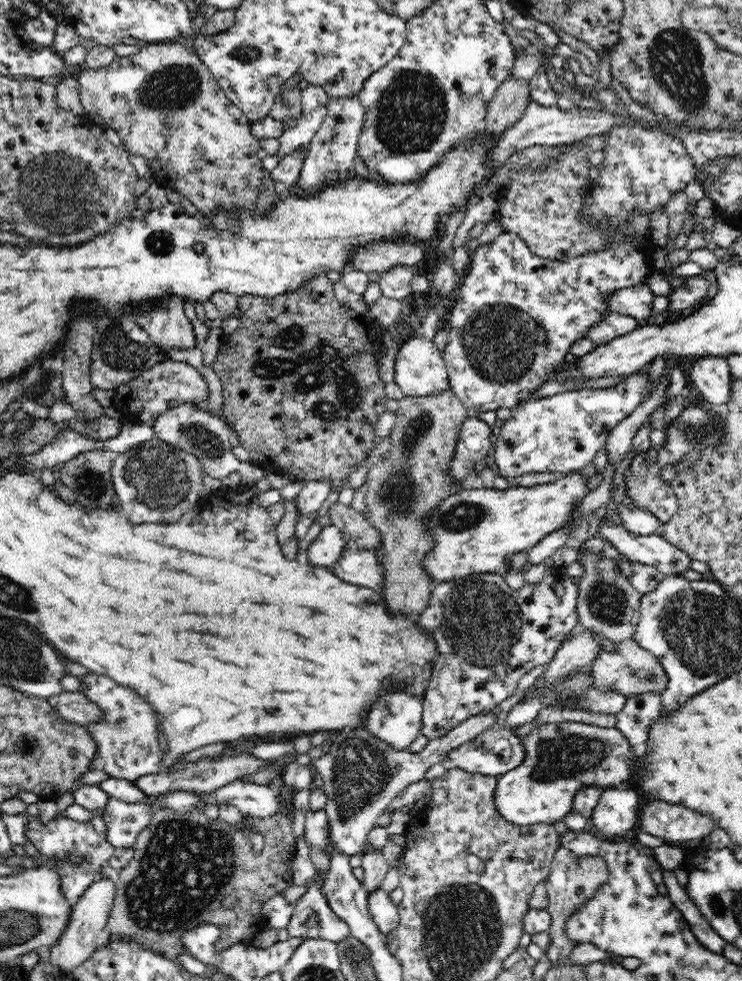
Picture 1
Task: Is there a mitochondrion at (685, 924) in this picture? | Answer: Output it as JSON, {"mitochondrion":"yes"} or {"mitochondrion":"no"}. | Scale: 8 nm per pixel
{"mitochondrion":"no"}

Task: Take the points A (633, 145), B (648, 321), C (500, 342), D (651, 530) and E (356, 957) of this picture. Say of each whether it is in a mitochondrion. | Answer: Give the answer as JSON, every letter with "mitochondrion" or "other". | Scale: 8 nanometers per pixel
{"A":"other","B":"other","C":"mitochondrion","D":"other","E":"mitochondrion"}

